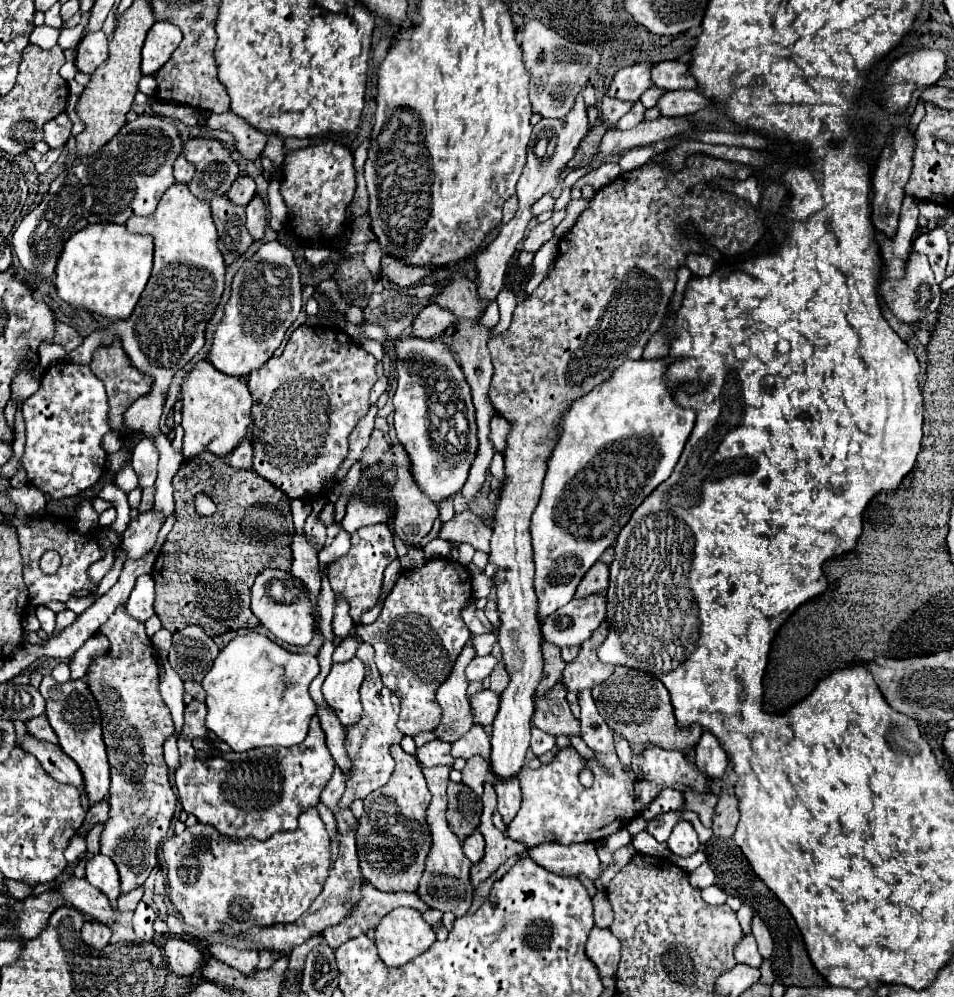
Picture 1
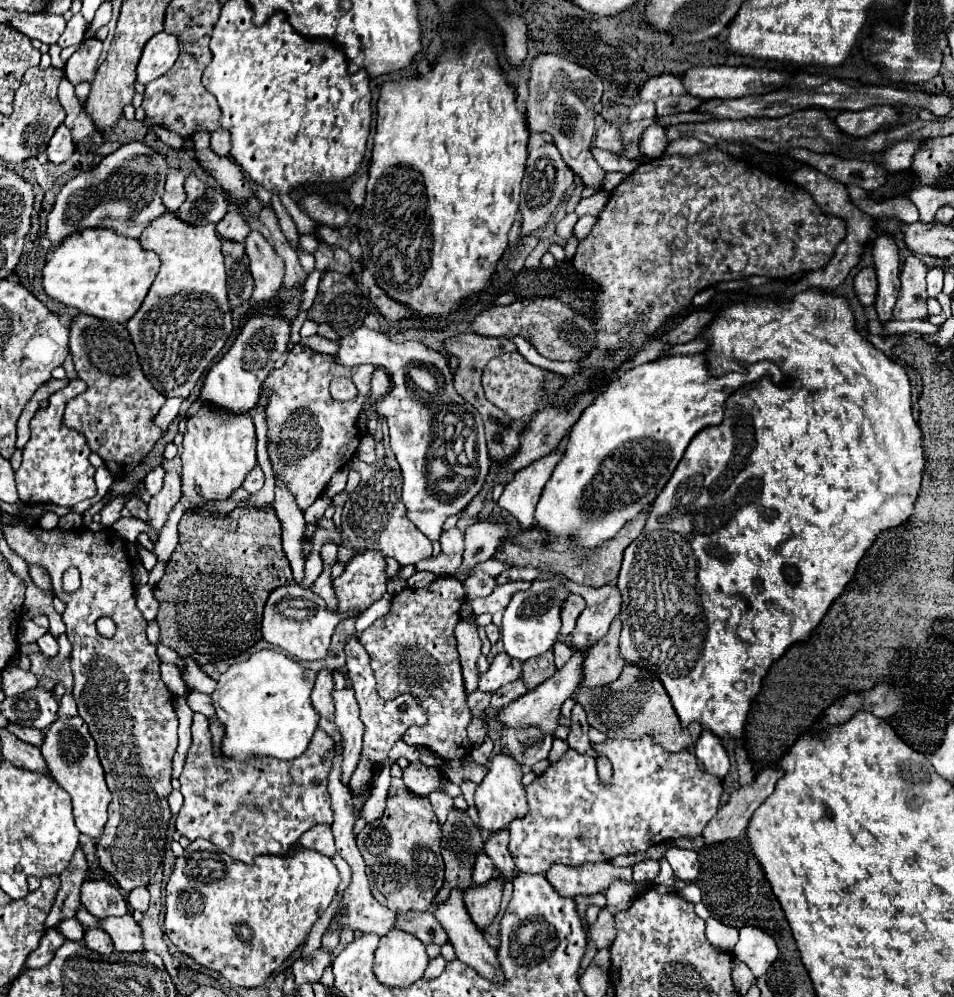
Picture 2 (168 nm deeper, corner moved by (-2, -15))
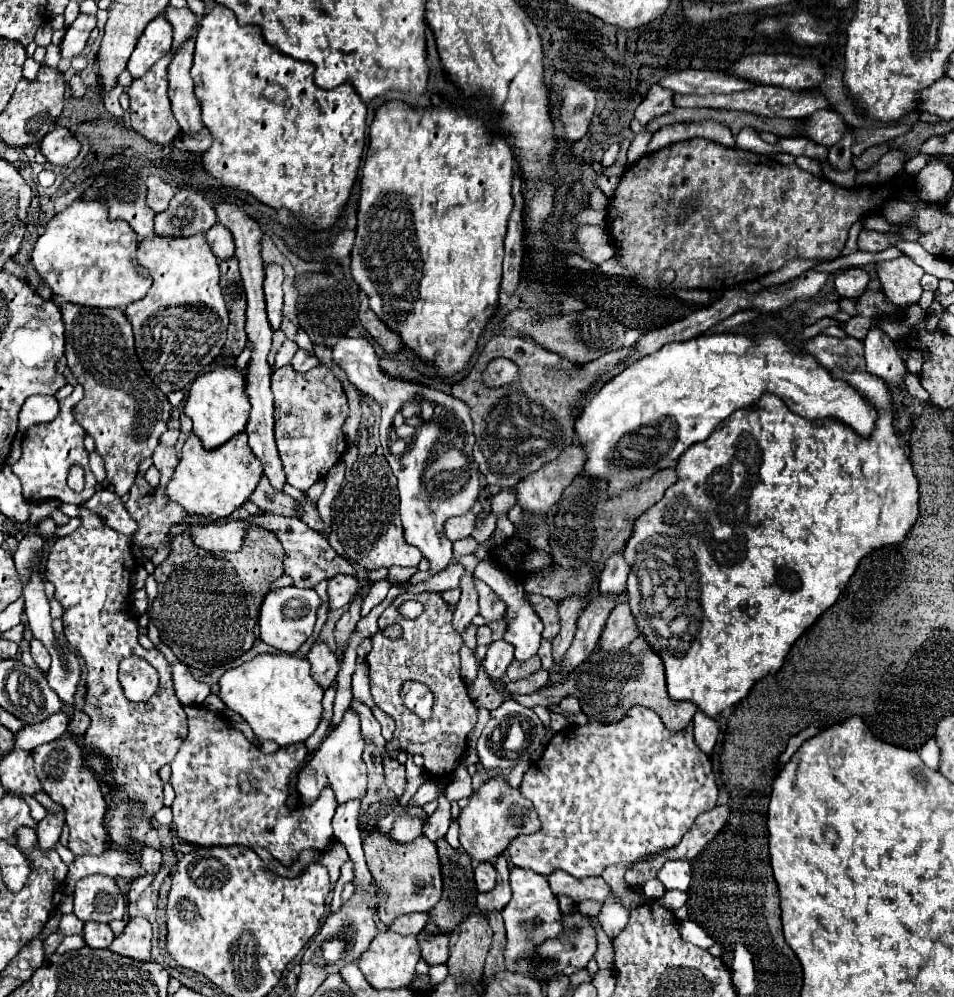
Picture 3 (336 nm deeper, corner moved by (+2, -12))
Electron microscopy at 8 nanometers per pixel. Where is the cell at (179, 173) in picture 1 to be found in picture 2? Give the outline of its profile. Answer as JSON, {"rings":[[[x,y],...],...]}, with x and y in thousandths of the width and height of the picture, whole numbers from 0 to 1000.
{"rings":[[[178,174],[174,178],[174,194],[172,194],[172,206],[176,212],[184,212],[195,202],[193,192],[193,174]]]}

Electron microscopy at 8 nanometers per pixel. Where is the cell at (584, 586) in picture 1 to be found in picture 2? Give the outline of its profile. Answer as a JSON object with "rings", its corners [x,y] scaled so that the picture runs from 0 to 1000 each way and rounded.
{"rings":[[[597,597],[591,605],[591,613],[589,613],[589,631],[587,637],[595,637],[600,635],[600,629],[604,627],[606,617],[612,613],[612,599],[610,597]]]}

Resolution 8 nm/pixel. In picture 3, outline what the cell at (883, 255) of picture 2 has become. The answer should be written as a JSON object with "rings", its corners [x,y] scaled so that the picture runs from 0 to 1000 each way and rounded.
{"rings":[[[914,329],[906,341],[906,359],[910,375],[922,379],[931,387],[943,387],[948,383],[950,367],[941,357],[941,351],[933,337]]]}

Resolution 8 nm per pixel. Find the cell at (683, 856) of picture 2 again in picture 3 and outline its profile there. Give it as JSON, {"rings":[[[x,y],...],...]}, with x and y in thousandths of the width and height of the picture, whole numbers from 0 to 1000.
{"rings":[[[719,863],[698,865],[688,881],[692,883],[692,887],[698,893],[715,893],[717,895],[723,887],[723,881],[725,881],[723,879],[723,865],[719,865]]]}

